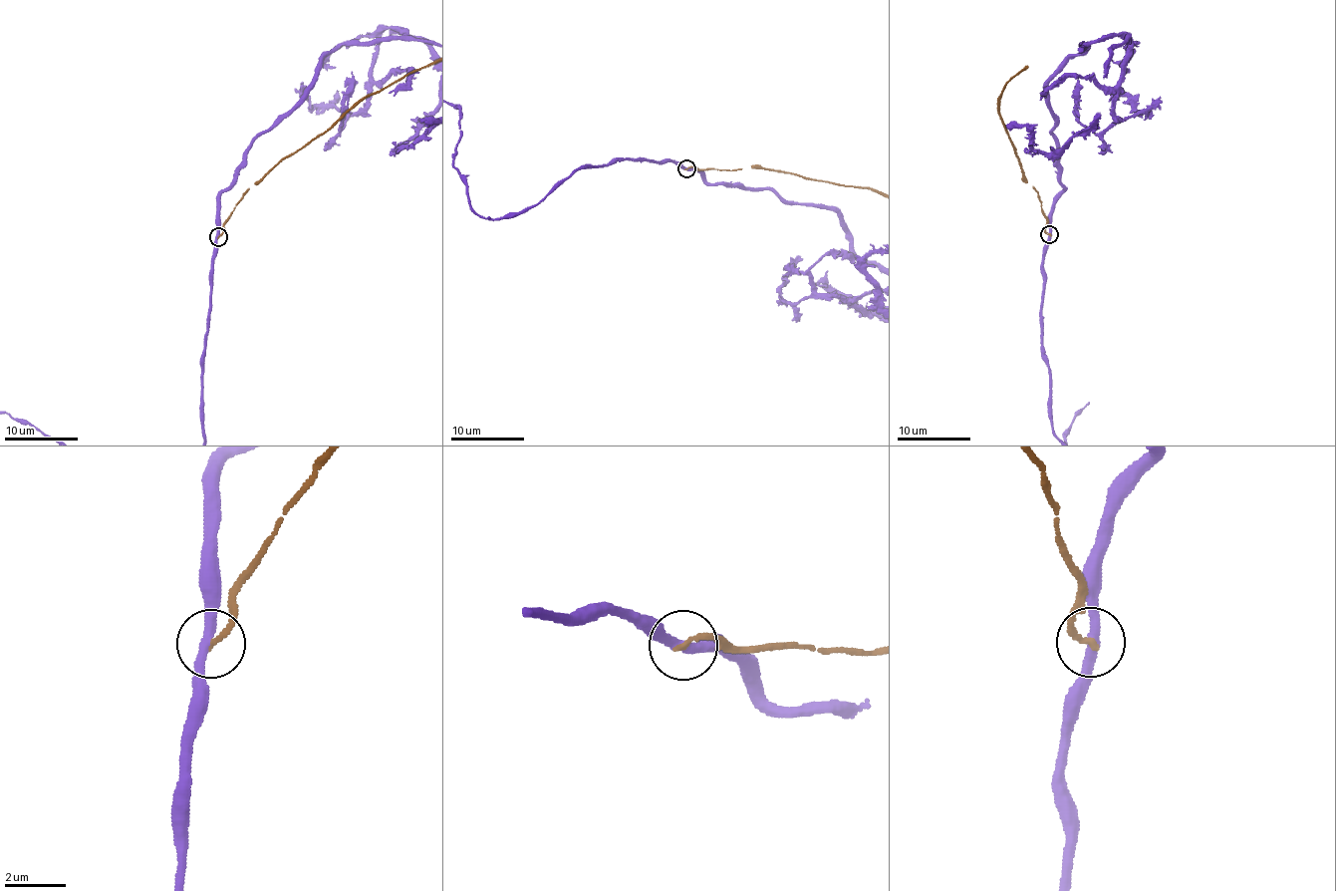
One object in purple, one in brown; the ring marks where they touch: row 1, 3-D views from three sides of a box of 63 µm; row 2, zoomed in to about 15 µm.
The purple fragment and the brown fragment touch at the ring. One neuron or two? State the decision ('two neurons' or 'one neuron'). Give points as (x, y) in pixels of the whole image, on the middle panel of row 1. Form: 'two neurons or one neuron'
two neurons

